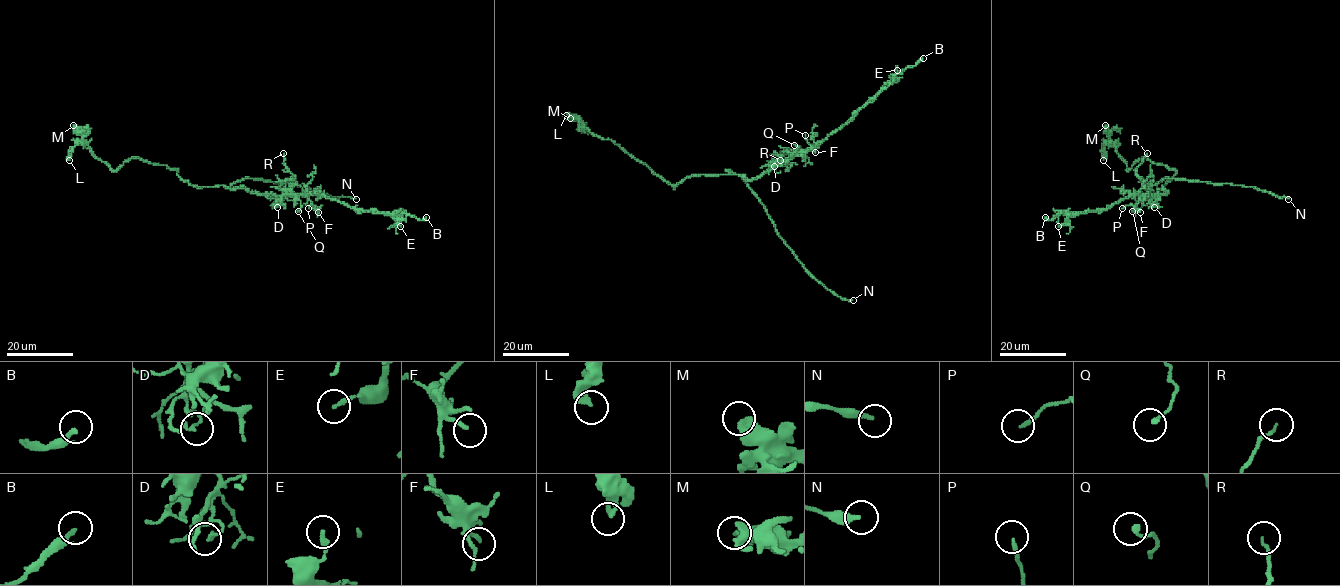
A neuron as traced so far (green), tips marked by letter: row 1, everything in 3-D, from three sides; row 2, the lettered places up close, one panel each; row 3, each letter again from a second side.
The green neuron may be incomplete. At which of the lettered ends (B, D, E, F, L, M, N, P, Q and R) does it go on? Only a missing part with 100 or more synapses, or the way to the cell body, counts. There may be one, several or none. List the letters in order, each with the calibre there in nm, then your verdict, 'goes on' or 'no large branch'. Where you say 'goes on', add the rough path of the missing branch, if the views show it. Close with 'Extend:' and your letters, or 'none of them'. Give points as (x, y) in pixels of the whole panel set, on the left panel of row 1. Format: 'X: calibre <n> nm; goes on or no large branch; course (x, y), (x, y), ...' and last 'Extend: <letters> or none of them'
B: calibre 240 nm; no large branch
D: calibre 150 nm; no large branch
E: calibre 220 nm; no large branch
F: calibre 160 nm; no large branch
L: calibre 240 nm; no large branch
M: calibre 550 nm; no large branch
N: calibre 280 nm; goes on; course (356, 199), (397, 205), (405, 214), (427, 210), (435, 205)
P: calibre 160 nm; no large branch
Q: calibre 170 nm; no large branch
R: calibre 110 nm; no large branch
Extend: N

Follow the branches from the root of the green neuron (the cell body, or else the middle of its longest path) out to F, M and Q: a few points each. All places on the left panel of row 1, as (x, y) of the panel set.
F: (241, 188), (272, 195), (305, 195), (318, 212)
M: (241, 188), (195, 186), (185, 181), (178, 170), (139, 158), (130, 158), (113, 170), (93, 154), (73, 125)
Q: (241, 188), (272, 195), (293, 195), (301, 203), (298, 211)

